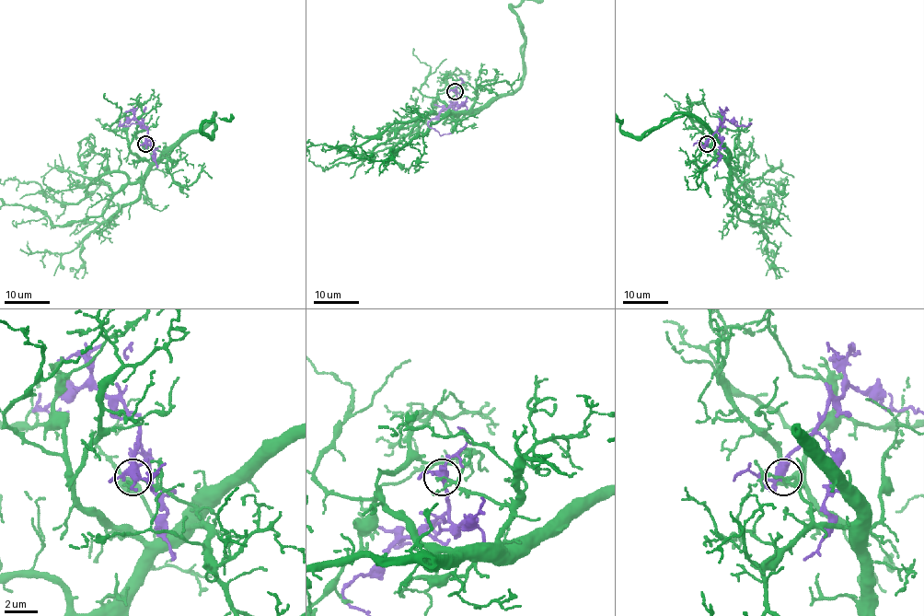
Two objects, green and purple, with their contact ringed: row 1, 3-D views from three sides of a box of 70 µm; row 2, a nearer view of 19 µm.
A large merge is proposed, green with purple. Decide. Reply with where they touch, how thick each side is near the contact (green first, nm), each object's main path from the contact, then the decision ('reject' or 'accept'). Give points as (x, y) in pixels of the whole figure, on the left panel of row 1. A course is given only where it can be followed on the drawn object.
at (145, 144); 120 nm thick on the green side, 360 nm on the other; purple runs (145, 144), (147, 129), (137, 120), (127, 120), (118, 125), (142, 123); reject

